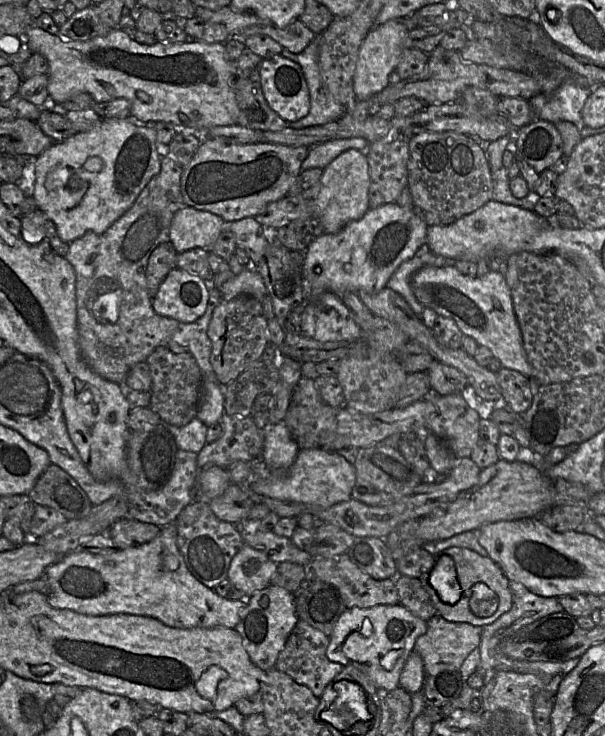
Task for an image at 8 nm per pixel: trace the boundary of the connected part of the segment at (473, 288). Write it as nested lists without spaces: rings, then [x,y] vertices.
[[[429,266],[413,275],[411,286],[423,307],[434,310],[439,316],[453,319],[466,336],[487,347],[503,367],[531,378],[532,367],[523,346],[511,291],[502,272],[490,270],[484,276],[471,277],[459,272],[455,266]]]

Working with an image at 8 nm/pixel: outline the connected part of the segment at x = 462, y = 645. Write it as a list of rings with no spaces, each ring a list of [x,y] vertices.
[[[439,614],[427,621],[426,632],[419,636],[414,645],[424,663],[426,676],[433,675],[433,669],[439,664],[448,664],[449,669],[460,669],[467,656],[480,645],[482,627],[465,622],[453,622]]]

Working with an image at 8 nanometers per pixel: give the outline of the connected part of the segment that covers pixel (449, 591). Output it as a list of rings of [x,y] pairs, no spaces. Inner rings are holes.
[[[447,555],[439,557],[431,572],[430,581],[442,600],[450,604],[456,603],[461,597],[461,586],[454,560]]]

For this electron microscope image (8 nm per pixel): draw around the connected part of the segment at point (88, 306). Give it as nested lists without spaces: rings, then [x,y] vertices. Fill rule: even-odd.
[[[169,145],[162,146],[160,172],[146,185],[131,208],[103,234],[88,233],[68,245],[65,258],[72,265],[76,276],[76,315],[81,356],[94,373],[120,386],[136,364],[145,362],[157,347],[167,347],[170,343],[187,349],[200,368],[203,379],[216,381],[210,363],[211,341],[207,330],[214,309],[222,301],[219,288],[214,284],[205,313],[193,323],[182,323],[157,314],[147,291],[146,268],[149,258],[157,246],[169,242],[172,219],[175,213],[185,206],[181,194],[182,172],[183,168],[170,156]]]

